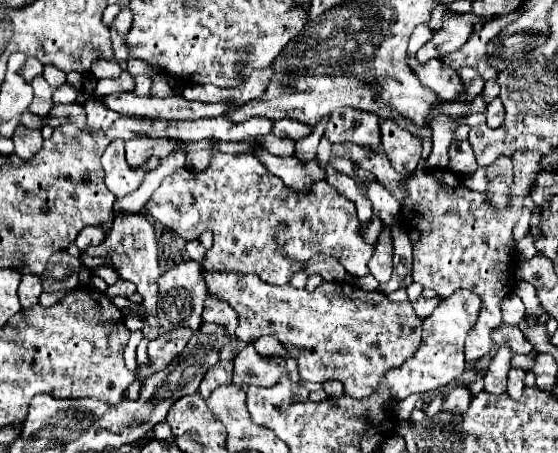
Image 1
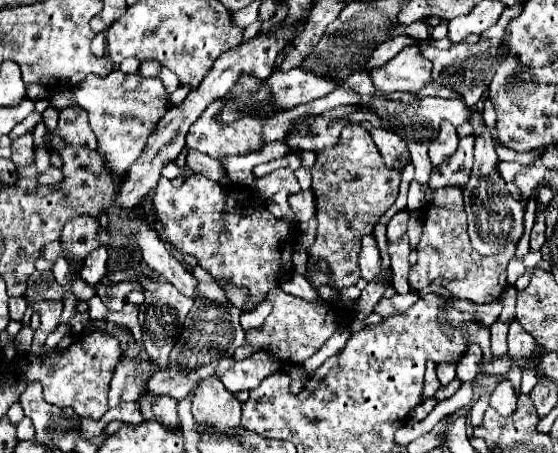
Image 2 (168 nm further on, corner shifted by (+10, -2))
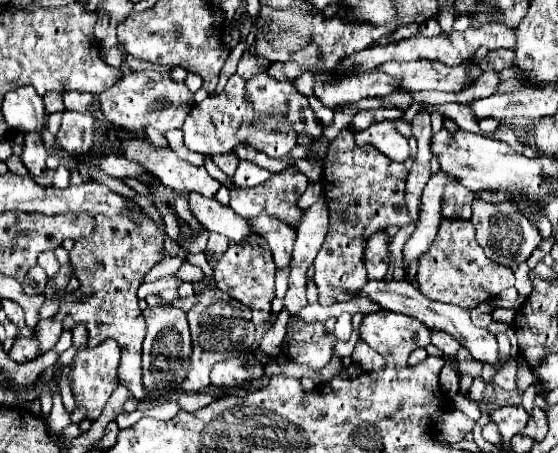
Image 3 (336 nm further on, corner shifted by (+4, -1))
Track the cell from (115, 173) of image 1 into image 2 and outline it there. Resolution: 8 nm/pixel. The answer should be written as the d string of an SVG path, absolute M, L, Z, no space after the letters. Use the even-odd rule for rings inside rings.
M116 69L108 77L86 77L74 89L74 101L88 113L88 123L98 139L100 151L104 151L108 163L120 173L128 171L128 167L140 157L148 137L154 133L158 121L170 107L168 93L158 77L142 77L138 73L140 87L134 91L126 91L122 87L126 77L126 73Z

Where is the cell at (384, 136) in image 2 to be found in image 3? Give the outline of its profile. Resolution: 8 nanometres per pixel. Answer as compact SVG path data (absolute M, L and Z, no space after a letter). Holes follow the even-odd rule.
M378 122L368 126L366 130L354 134L356 144L358 146L366 146L372 144L374 148L378 148L382 154L386 154L388 158L392 158L394 162L406 162L410 158L410 146L408 146L408 138L402 136L392 122Z

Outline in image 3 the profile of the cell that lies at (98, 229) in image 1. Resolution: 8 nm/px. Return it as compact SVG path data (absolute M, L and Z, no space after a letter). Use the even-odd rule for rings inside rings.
M54 250L44 252L44 254L40 256L40 266L42 266L50 276L56 274L56 270L58 270L58 260L56 260L56 256L54 256Z

